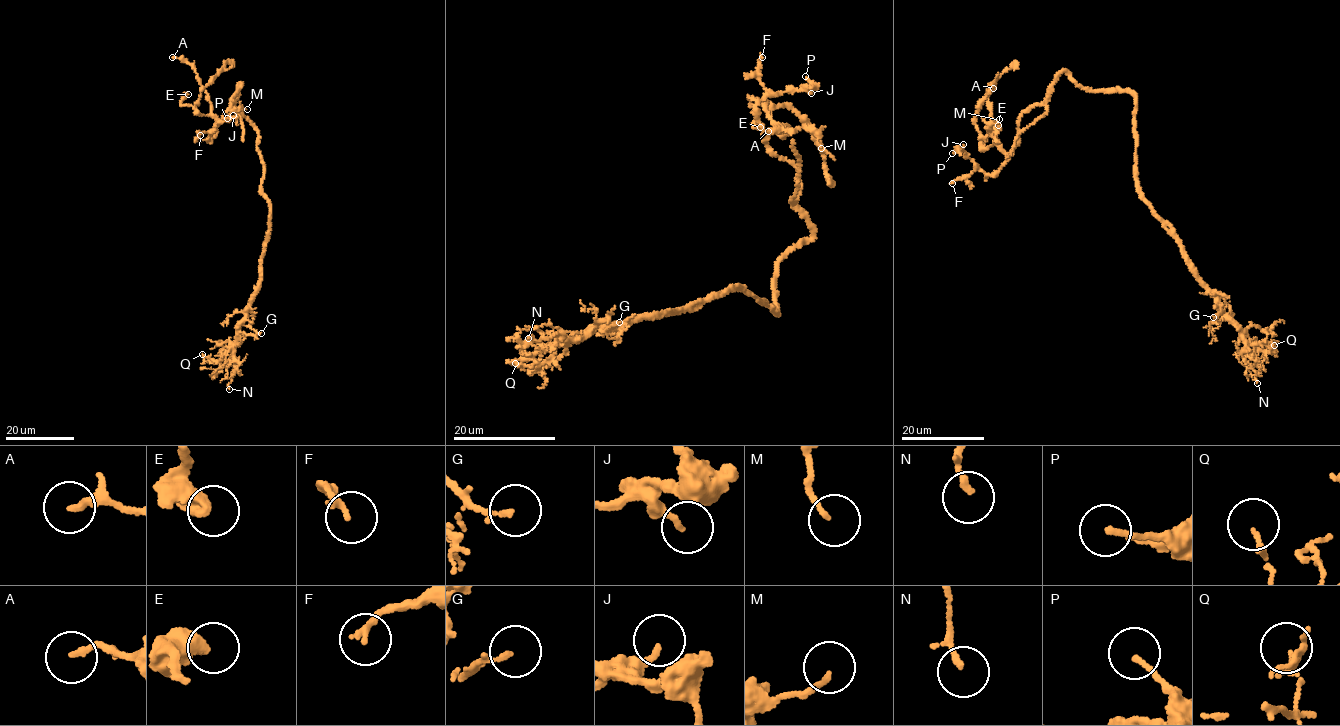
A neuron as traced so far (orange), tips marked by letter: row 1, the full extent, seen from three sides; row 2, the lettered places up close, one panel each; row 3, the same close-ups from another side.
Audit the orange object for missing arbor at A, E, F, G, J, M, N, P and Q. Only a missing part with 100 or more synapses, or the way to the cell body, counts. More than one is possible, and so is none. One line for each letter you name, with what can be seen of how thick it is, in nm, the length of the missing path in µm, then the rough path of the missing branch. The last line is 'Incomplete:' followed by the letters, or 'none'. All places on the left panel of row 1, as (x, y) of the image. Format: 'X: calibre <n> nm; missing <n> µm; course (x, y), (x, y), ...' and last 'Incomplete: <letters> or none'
Incomplete: none

